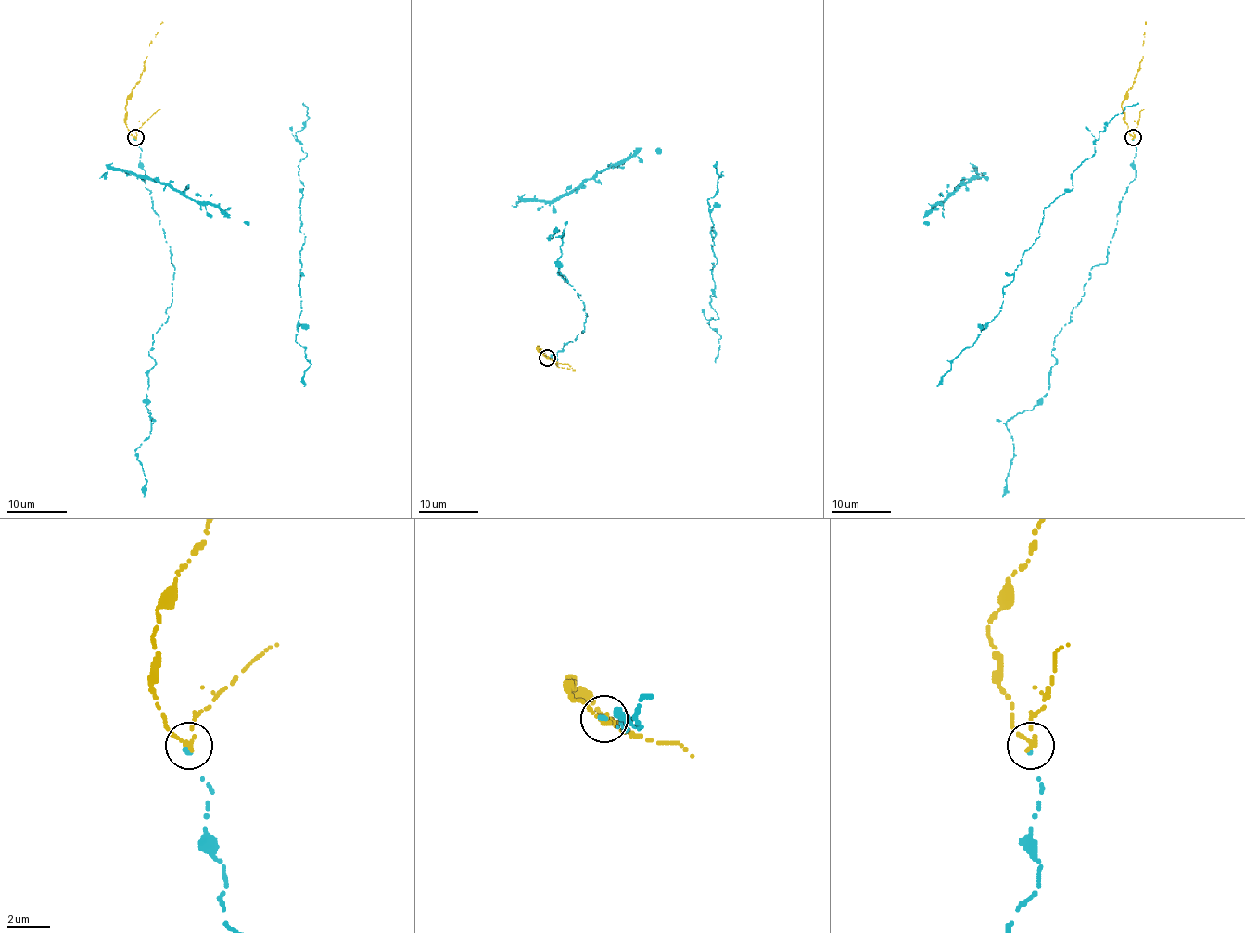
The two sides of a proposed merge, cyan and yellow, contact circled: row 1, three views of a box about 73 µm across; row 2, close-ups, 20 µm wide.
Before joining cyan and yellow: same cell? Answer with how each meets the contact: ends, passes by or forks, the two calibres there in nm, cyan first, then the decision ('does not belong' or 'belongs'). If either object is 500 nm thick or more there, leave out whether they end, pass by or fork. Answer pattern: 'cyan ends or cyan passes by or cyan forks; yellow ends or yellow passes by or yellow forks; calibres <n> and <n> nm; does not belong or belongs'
cyan ends; yellow ends; calibres 200 and 280 nm; belongs

